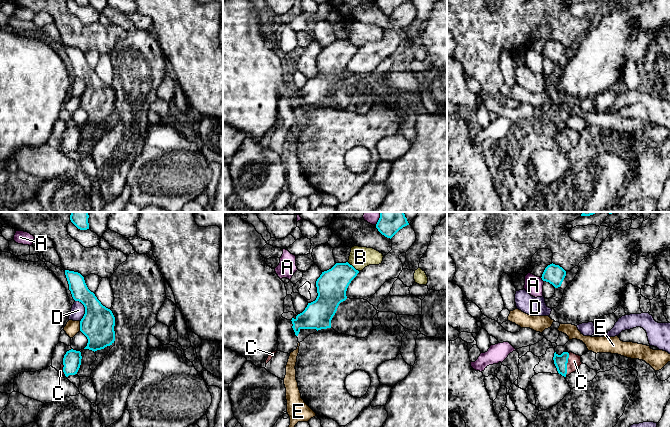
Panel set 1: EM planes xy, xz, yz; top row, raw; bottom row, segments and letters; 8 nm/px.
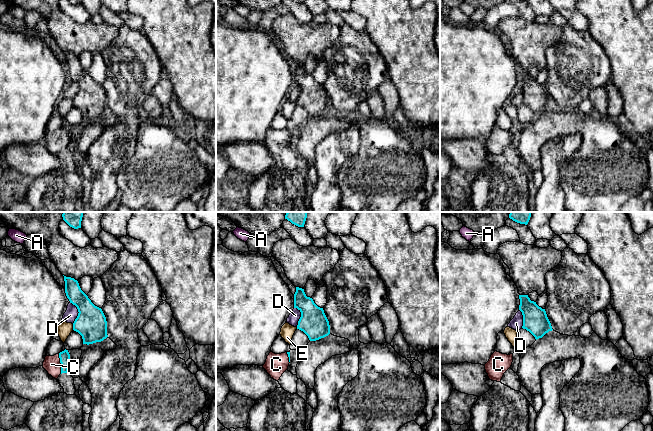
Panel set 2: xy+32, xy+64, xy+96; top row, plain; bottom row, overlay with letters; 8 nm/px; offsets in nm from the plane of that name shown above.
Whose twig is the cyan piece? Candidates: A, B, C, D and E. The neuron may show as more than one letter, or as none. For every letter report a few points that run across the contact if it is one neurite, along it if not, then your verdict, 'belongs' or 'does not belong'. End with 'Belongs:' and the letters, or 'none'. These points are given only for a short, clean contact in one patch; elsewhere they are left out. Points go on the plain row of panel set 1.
A: does not belong
B: does not belong
C: yz (560, 137), (566, 140), (574, 137) | belongs
D: xy (75, 76), (78, 76), (84, 83), (84, 91), (80, 97) | does not belong
E: xy (79, 97), (80, 106) | does not belong
Belongs: C

